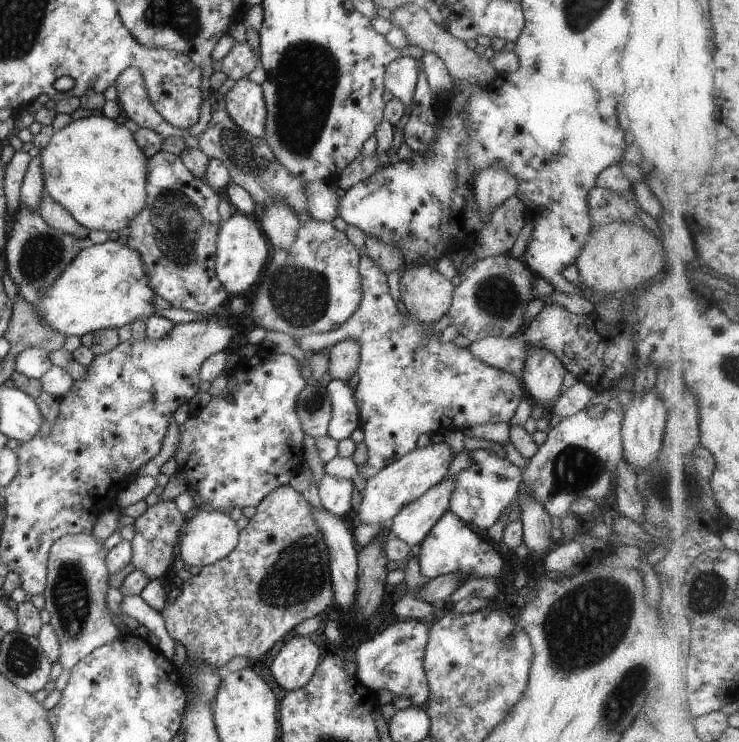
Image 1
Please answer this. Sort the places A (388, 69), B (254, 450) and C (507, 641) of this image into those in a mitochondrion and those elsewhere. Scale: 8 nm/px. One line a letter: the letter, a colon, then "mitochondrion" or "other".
A: other
B: other
C: mitochondrion

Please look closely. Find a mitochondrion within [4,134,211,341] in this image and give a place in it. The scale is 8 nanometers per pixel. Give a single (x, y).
(175, 216)

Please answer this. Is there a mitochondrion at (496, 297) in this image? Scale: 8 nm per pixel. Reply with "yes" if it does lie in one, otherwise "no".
yes

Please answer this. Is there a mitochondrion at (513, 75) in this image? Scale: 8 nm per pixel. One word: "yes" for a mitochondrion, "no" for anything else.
no

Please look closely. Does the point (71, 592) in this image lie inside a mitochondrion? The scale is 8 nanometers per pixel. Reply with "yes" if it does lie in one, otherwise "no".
yes

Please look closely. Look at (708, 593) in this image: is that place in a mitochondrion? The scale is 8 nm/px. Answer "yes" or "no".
yes

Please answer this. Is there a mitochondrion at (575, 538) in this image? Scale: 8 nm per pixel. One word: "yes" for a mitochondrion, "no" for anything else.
no

